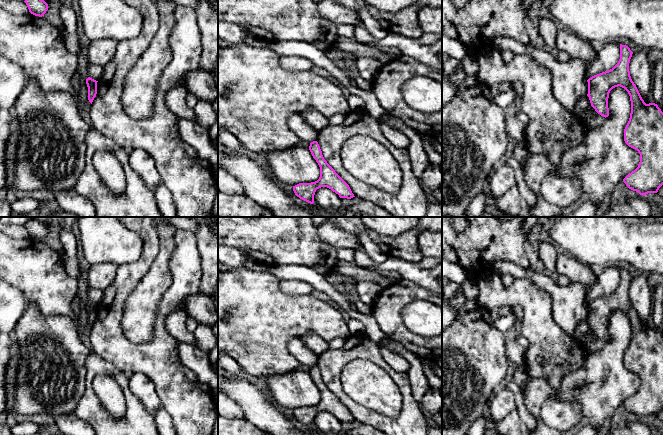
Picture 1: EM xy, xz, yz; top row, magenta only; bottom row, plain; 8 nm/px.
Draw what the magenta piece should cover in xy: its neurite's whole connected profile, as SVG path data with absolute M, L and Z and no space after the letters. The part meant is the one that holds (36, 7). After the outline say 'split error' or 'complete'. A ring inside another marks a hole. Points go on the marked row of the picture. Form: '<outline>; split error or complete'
M25 0L29 12L35 16L42 17L48 10L48 4L44 0Z; complete

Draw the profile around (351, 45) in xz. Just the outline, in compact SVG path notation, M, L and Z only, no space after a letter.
M339 37L336 44L336 48L342 51L352 53L357 58L372 57L378 59L382 54L386 54L390 59L393 58L390 54L382 52L380 49L376 47L370 47L368 45L365 45L356 40L354 37Z

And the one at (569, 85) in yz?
M496 37L493 48L499 52L510 50L516 54L527 55L552 71L552 90L555 98L571 113L579 99L588 94L585 77L587 63L579 59L560 62L545 51L541 45L525 45L508 37Z

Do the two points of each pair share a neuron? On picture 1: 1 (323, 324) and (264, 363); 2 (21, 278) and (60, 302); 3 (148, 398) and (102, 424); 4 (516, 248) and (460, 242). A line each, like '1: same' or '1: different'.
1: same
2: same
3: different
4: same

